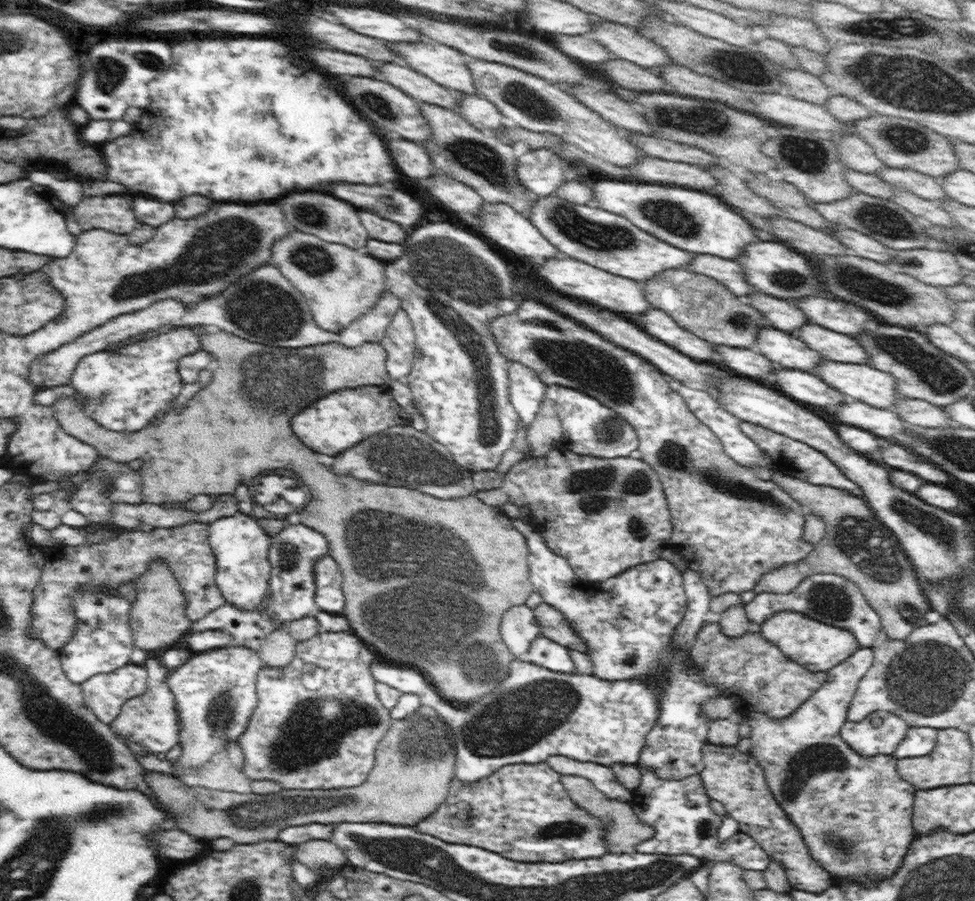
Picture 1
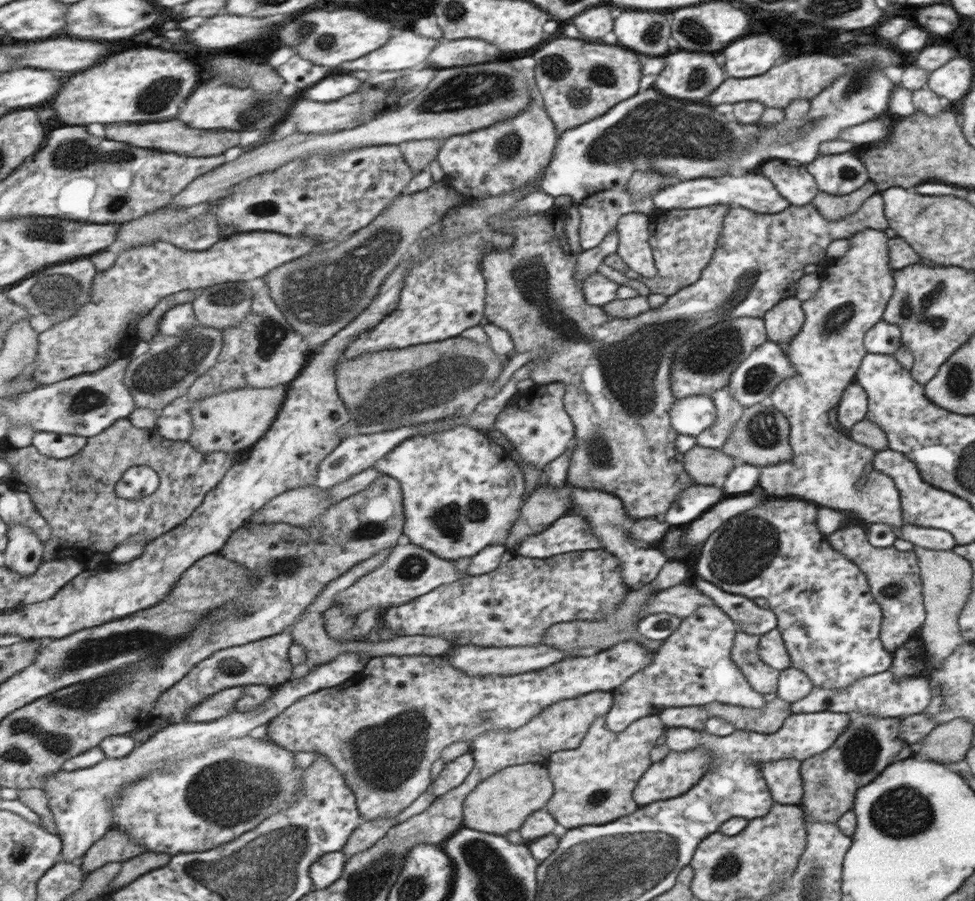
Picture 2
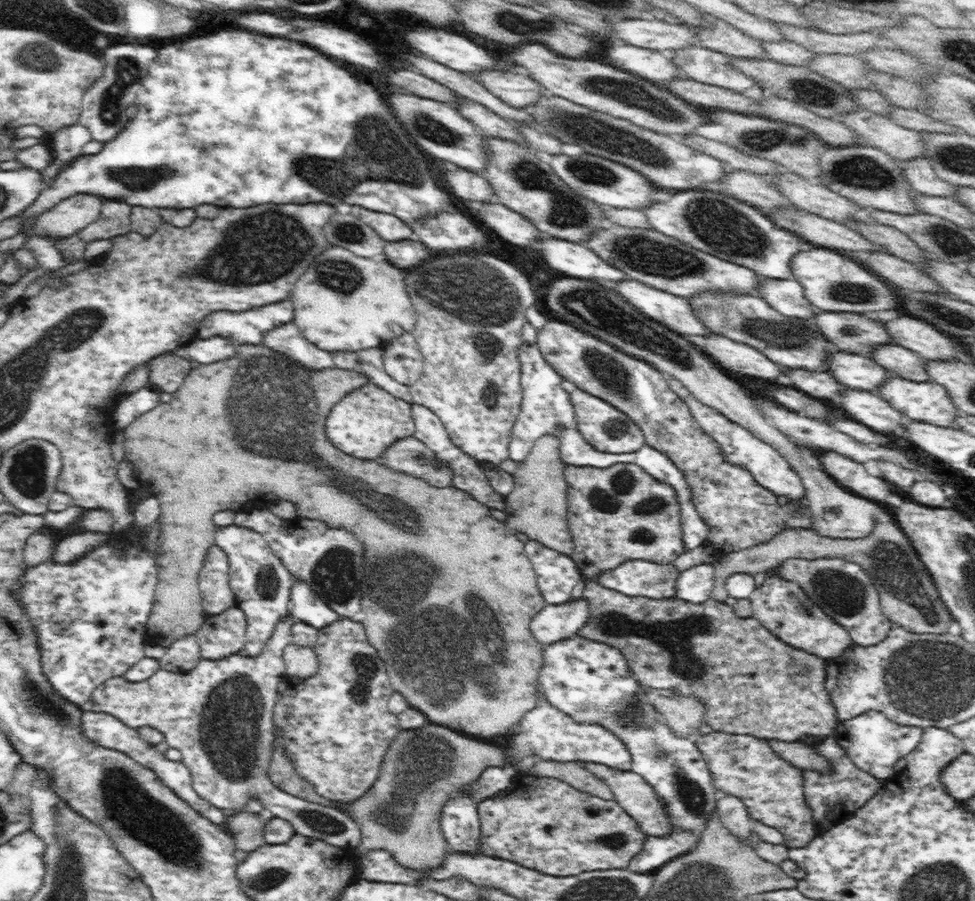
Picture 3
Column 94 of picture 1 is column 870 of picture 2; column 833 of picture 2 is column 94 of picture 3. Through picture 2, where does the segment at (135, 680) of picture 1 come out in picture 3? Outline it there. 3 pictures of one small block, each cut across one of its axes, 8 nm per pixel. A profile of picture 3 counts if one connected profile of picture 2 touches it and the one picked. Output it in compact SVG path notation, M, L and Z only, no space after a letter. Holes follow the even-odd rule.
M288 612L284 620L274 625L264 649L257 655L239 655L238 653L218 660L200 659L196 666L183 673L164 669L144 680L134 682L126 677L114 677L105 680L79 706L83 712L106 713L115 716L128 728L137 729L150 725L163 734L165 742L172 748L178 748L182 754L181 763L188 768L192 777L193 789L200 798L214 807L240 808L249 802L246 796L258 796L261 809L268 810L274 817L290 822L294 830L301 835L328 842L332 846L349 847L357 851L362 840L361 830L352 818L348 818L332 806L313 803L280 790L270 782L268 768L273 757L277 734L273 726L273 708L277 704L277 686L284 682L287 672L283 657L283 648L293 642L292 627L294 615Z

